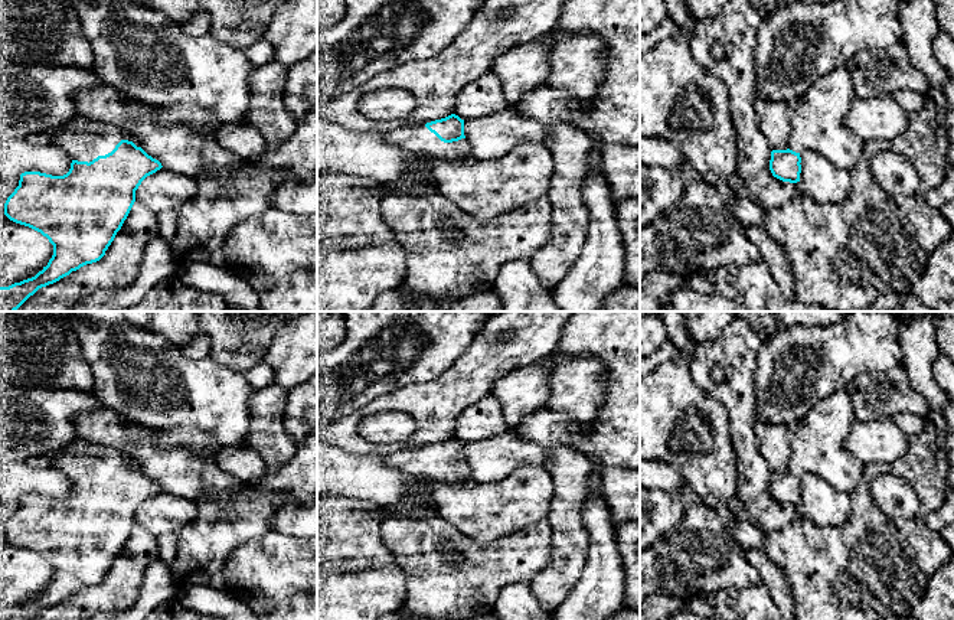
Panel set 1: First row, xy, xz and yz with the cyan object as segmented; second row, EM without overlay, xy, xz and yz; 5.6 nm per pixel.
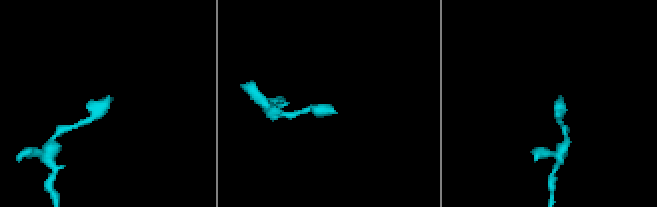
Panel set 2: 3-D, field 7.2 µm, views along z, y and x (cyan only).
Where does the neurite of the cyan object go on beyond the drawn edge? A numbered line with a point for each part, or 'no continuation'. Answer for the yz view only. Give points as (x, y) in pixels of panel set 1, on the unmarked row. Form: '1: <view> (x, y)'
1: yz (816, 440)

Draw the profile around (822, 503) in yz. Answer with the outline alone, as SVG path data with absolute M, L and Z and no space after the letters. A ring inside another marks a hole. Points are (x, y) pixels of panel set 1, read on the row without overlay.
M804 473L801 480L801 513L819 526L842 526L850 515L850 495L834 489L824 479Z

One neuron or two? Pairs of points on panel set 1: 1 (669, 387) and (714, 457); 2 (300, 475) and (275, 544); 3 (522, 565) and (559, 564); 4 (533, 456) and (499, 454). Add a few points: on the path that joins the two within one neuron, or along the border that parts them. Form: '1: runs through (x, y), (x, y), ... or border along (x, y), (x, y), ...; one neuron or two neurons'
1: runs through (682, 404), (688, 410), (689, 423), (702, 440); one neuron
2: border along (271, 528), (265, 534), (241, 544); two neurons
3: border along (549, 529), (551, 563), (542, 571); two neurons
4: runs through (525, 454), (507, 454); one neuron

